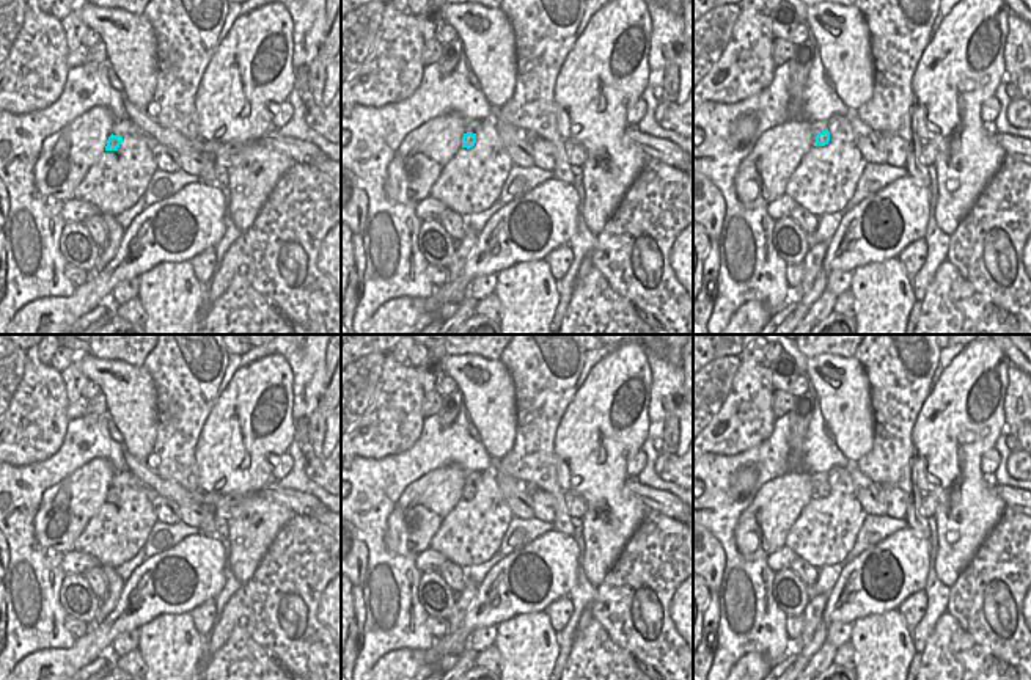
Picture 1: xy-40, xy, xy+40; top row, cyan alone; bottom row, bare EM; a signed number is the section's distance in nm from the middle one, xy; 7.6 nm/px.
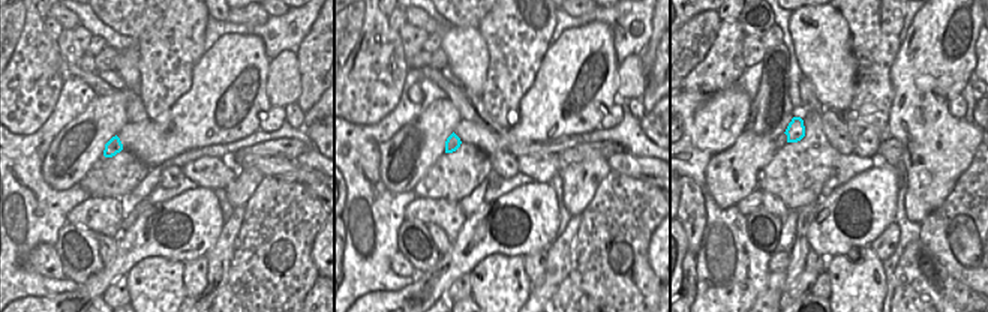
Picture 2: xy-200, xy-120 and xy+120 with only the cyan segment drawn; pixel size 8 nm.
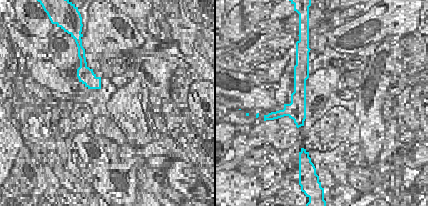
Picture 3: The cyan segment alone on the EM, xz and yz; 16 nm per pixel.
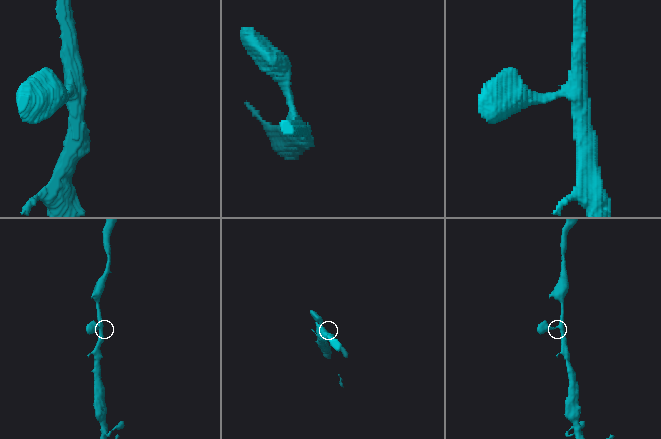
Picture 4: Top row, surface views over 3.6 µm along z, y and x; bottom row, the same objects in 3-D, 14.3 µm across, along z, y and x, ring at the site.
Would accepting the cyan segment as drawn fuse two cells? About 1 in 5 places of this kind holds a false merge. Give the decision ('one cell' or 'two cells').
one cell

